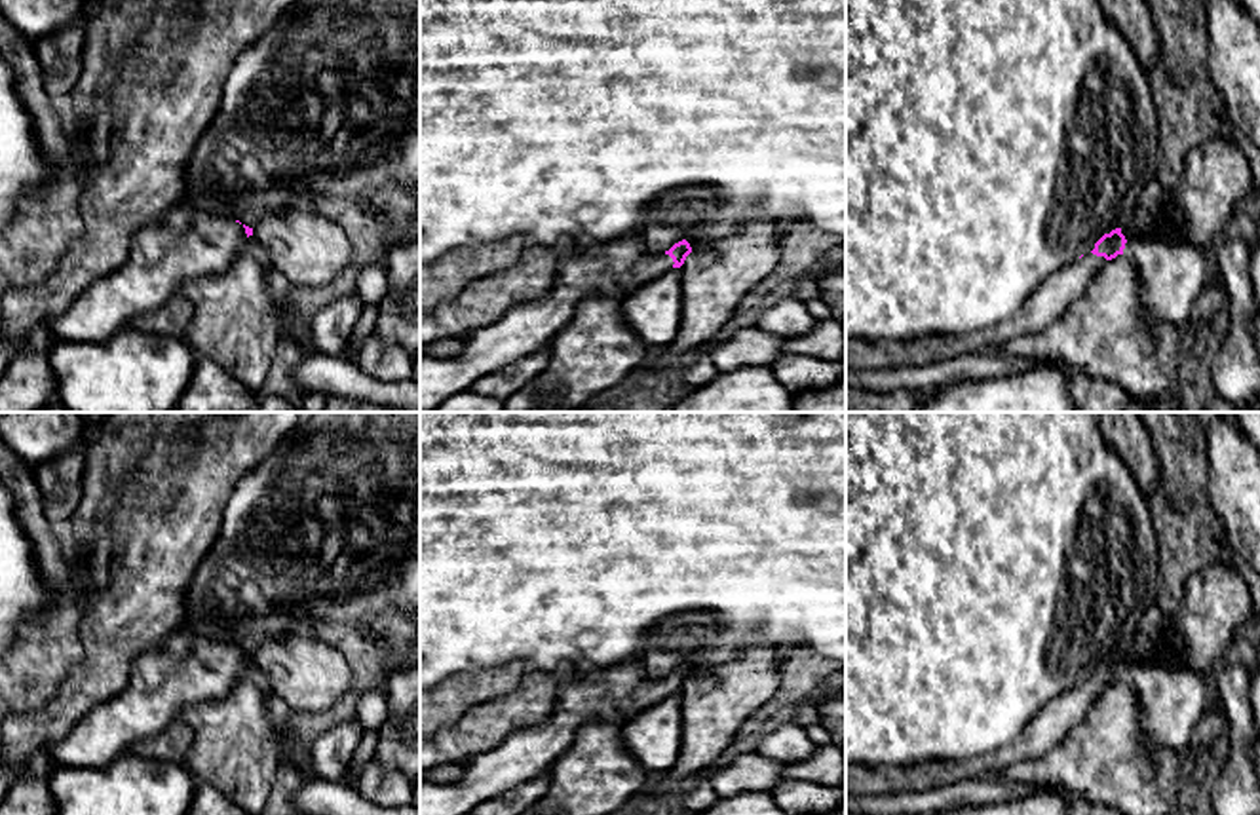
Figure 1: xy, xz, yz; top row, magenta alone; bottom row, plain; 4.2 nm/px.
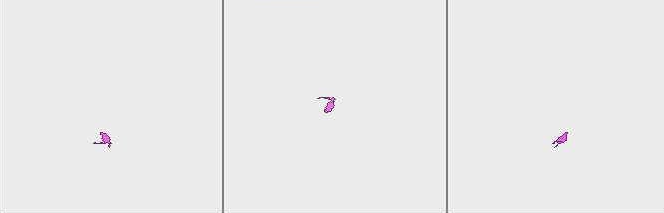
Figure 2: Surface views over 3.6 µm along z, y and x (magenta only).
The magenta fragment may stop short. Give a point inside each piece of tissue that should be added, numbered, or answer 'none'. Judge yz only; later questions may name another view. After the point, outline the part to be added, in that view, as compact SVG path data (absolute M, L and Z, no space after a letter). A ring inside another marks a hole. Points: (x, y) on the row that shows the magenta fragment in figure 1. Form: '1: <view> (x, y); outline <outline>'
1: yz (1053, 297); outline M1093 253L1051 274L1009 317L971 332L922 334L914 340L853 340L846 338L846 369L880 370L893 367L927 367L967 353L983 353L1015 336L1047 329L1085 291L1093 277L1108 264Z

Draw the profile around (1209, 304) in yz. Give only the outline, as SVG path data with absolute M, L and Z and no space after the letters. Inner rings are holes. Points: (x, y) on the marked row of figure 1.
M1207 283L1193 302L1190 329L1201 331L1214 327L1216 319L1224 313L1226 298L1224 283Z

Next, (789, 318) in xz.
M791 296L762 312L758 329L773 332L781 338L806 334L815 327L817 319L808 312L808 306Z

